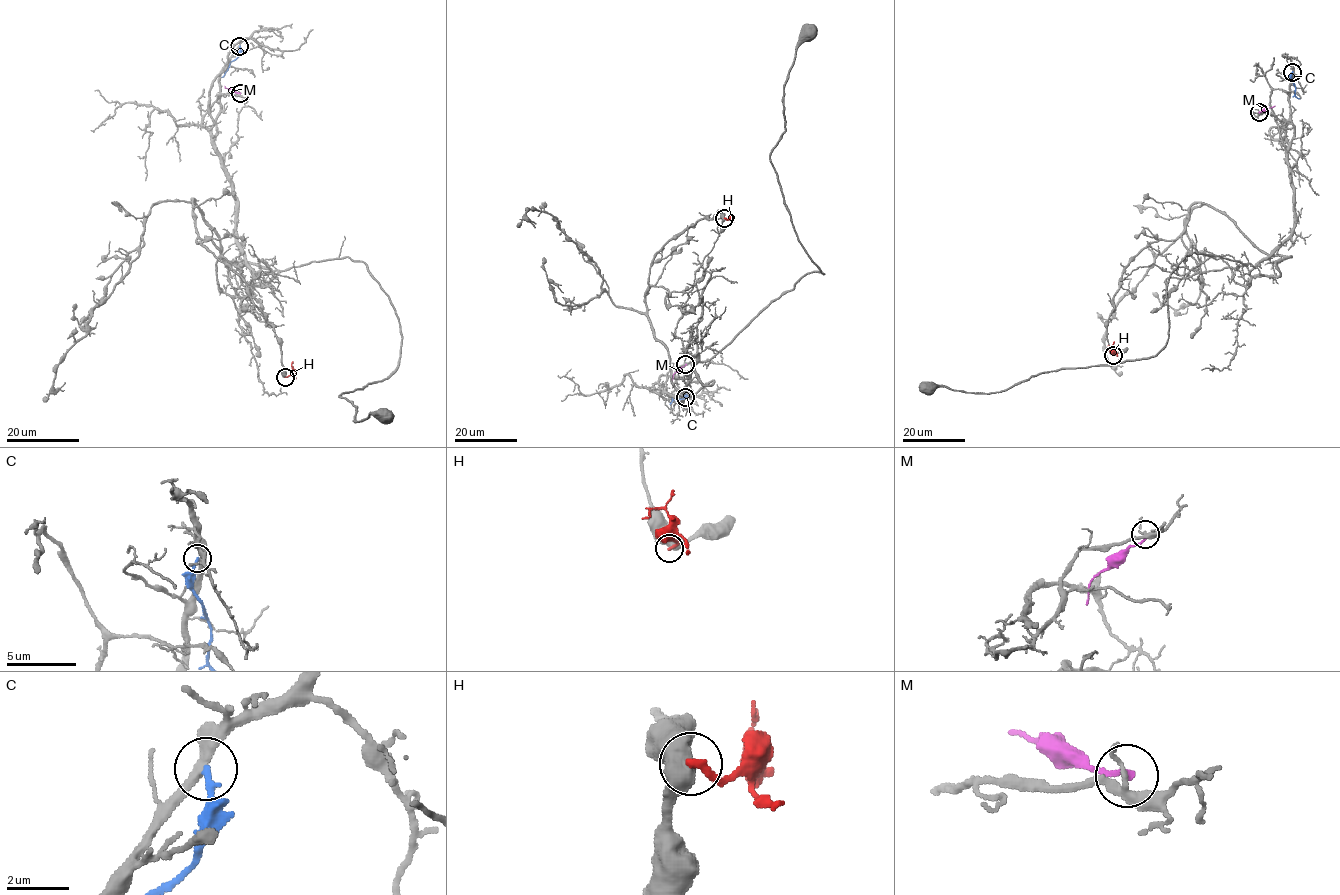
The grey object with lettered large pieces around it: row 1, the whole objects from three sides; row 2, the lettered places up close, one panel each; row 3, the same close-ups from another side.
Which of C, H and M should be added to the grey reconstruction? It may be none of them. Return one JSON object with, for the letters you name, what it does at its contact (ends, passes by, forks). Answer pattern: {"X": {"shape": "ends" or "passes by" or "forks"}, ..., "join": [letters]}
{"join": []}

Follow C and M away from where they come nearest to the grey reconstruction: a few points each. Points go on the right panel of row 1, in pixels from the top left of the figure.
C: (1292, 71), (1295, 95), (1299, 99)
M: (1259, 112), (1274, 106)

